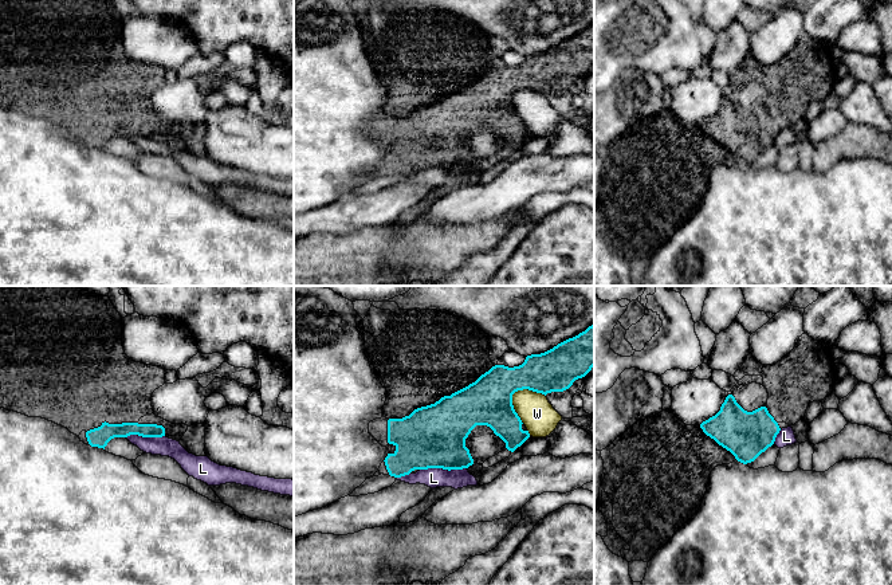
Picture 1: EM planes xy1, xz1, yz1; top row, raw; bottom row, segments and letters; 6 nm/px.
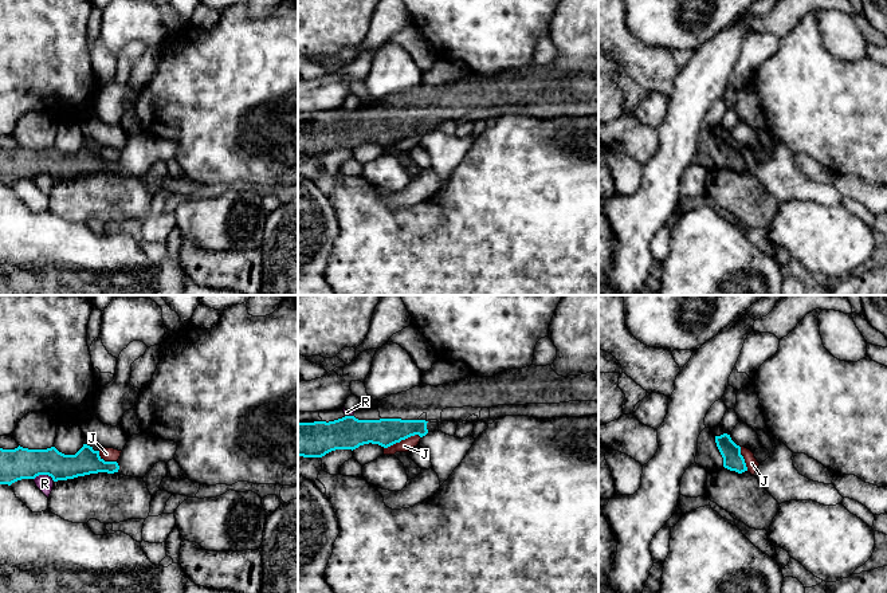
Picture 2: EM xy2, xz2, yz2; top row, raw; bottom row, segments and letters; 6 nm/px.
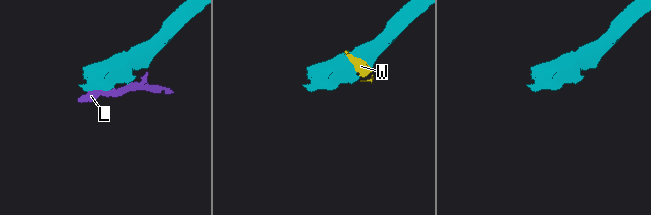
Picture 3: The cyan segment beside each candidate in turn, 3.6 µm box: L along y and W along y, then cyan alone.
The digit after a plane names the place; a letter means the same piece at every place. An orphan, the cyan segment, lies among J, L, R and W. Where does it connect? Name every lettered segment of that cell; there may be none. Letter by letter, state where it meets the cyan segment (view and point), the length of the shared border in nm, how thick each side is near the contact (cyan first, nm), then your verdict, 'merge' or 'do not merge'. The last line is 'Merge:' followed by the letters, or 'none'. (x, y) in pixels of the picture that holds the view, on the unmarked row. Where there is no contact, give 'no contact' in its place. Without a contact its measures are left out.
J: xz2 (401, 138) | 240 nm | 170/80 nm | do not merge
L: xz1 (443, 168) | 280 nm | 380/120 nm | do not merge
R: xy2 (44, 173) | 130 nm | 190/100 nm | do not merge
W: xz1 (514, 91) | 220 nm | 280/200 nm | do not merge
Merge: none

